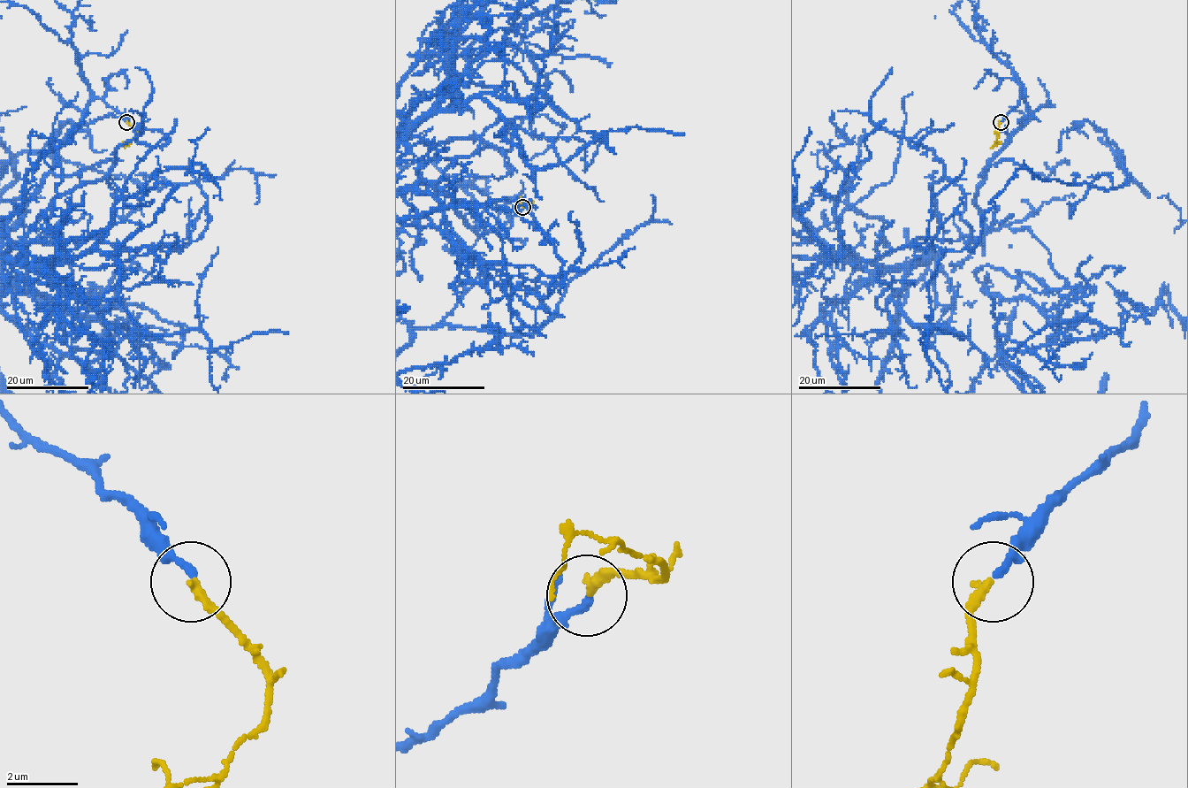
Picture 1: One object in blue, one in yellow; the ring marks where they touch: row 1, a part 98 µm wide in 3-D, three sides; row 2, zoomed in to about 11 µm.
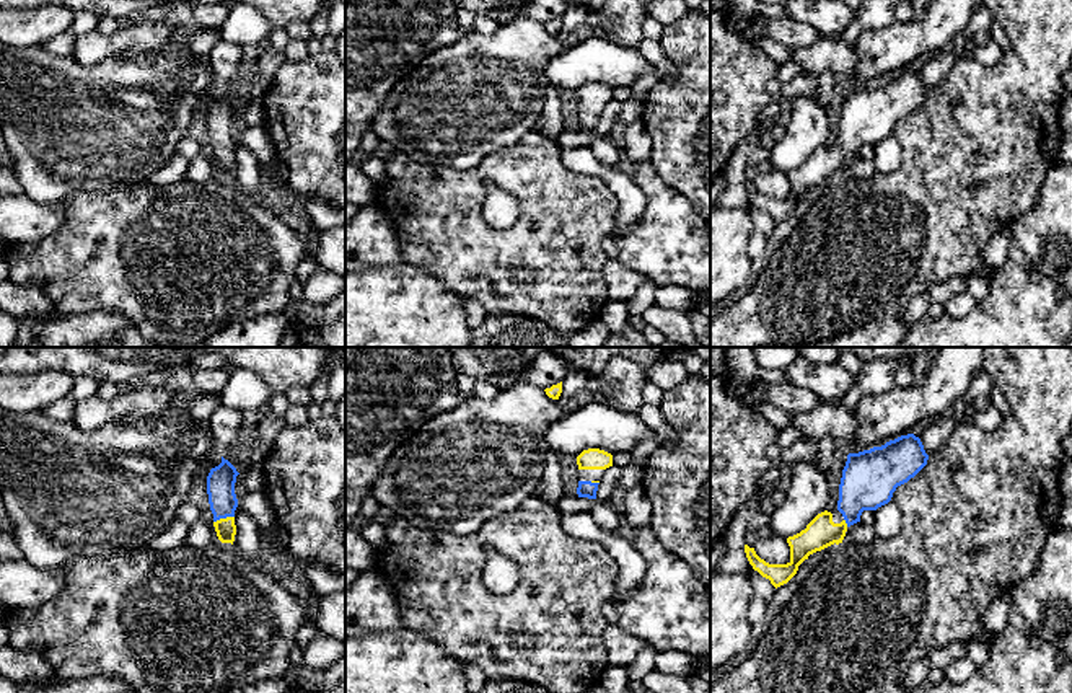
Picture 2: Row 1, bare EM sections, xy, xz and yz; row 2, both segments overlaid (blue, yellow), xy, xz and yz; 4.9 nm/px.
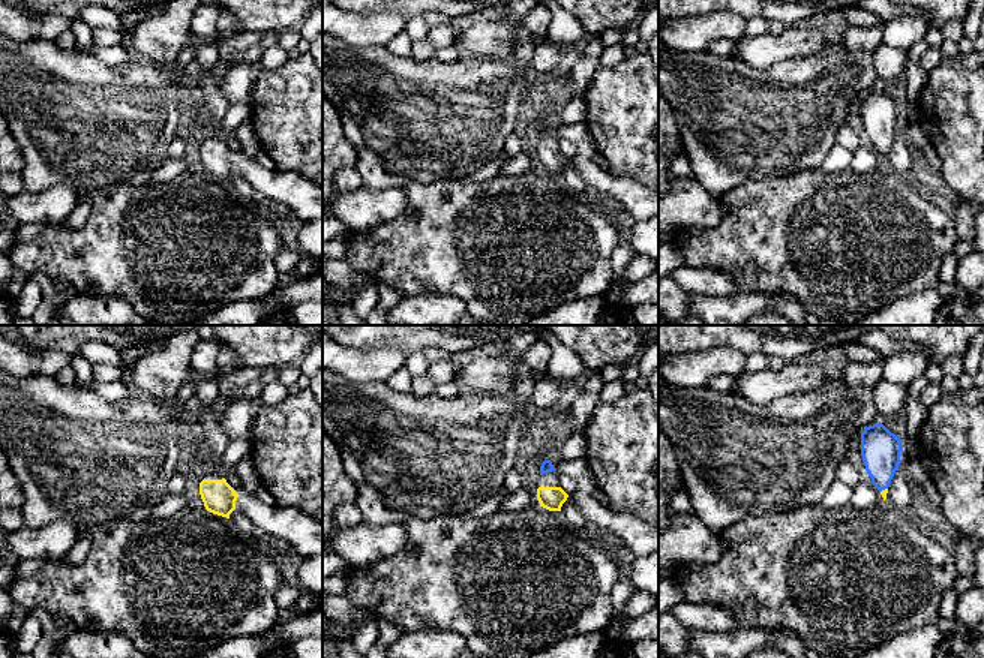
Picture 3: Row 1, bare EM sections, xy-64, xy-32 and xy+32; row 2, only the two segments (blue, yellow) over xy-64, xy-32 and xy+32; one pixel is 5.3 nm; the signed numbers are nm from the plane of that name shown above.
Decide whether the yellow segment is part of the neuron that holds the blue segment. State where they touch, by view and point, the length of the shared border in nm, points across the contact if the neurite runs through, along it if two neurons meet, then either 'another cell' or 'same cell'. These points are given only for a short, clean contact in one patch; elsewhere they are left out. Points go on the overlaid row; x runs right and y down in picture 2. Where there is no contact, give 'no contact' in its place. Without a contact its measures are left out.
contact xy (224, 517); length 110 nm; way xy (220, 483), (224, 517), (225, 529); same cell

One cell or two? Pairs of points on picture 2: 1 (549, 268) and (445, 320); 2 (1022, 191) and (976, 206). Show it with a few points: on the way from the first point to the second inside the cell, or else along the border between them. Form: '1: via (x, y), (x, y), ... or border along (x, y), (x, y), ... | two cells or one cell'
1: border along (434, 274), (463, 299) | two cells
2: via (1010, 191), (991, 191), (988, 194) | one cell

